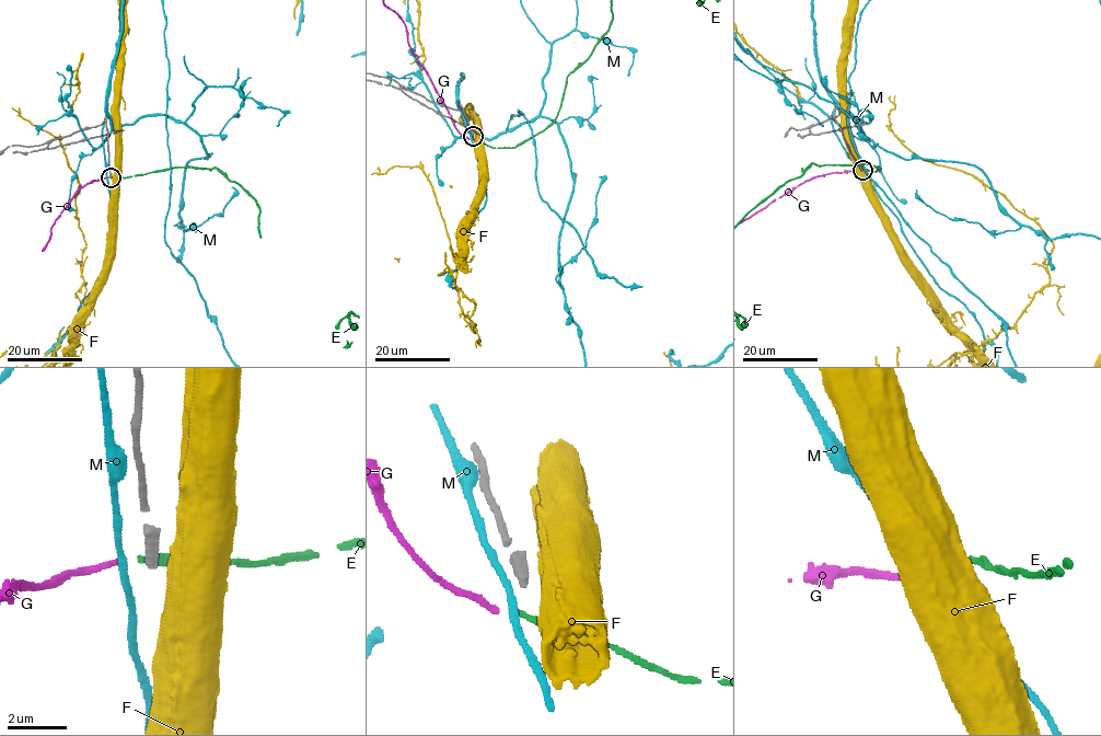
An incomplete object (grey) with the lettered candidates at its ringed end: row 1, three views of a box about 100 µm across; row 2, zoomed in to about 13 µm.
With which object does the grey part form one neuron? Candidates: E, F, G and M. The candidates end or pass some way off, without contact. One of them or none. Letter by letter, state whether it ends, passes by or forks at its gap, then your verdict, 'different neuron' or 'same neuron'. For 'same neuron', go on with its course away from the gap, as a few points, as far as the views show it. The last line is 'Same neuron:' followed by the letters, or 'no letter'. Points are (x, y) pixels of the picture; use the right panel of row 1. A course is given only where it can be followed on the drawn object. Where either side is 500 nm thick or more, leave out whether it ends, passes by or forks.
E: it ends there; different neuron
F: different neuron
G: it ends there; different neuron
M: it passes by; different neuron
Same neuron: no letter

